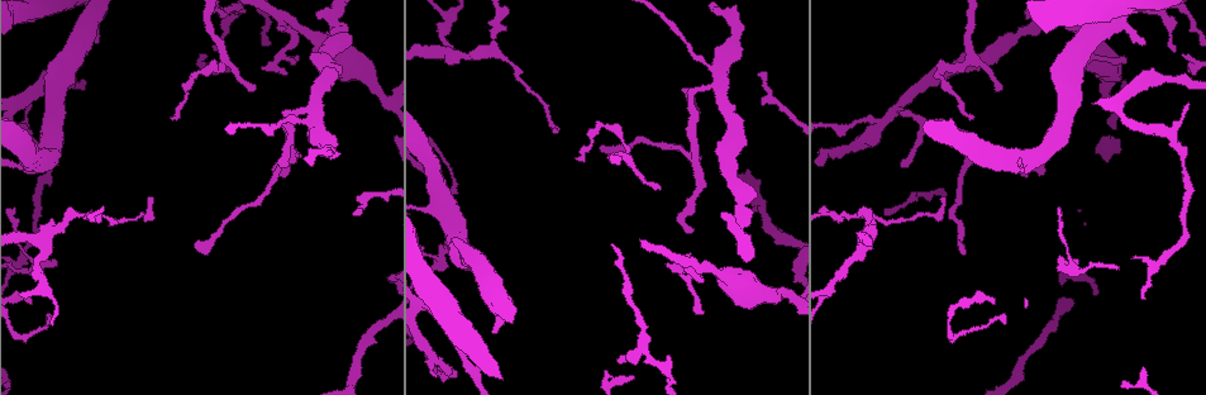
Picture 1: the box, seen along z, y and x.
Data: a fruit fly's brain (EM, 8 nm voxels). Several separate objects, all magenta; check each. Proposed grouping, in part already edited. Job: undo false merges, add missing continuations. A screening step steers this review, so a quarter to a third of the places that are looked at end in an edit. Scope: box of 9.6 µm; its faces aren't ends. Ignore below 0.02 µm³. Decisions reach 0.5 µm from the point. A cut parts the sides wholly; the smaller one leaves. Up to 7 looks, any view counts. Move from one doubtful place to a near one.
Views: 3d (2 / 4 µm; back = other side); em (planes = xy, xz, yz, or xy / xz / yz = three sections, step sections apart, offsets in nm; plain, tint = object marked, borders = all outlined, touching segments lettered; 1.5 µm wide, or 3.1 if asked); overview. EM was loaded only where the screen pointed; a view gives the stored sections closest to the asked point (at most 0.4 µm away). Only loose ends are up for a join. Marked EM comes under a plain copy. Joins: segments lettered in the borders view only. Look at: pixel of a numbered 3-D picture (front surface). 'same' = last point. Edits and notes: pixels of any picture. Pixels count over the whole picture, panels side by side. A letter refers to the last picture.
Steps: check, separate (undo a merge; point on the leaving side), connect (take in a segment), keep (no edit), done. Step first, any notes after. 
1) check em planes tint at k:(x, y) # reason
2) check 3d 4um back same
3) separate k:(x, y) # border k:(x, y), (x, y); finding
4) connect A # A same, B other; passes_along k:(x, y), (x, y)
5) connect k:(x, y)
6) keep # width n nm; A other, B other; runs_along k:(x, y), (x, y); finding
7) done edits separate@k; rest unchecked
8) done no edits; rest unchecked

check em planes tint at 1:(829, 284) # abrupt turn

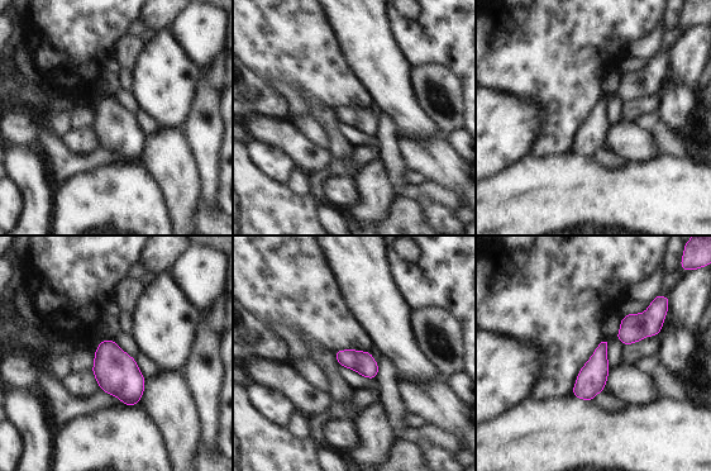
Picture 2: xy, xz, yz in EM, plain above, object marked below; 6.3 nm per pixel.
check em planes borders same # what lies round it

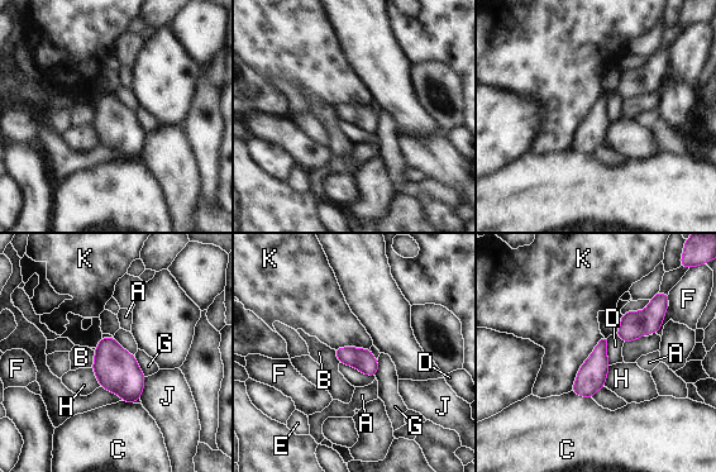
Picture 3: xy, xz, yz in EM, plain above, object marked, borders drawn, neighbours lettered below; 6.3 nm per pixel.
keep # A other, B other, C other, D other, E other, F other, G other, H other, J other, K other; one neuron here

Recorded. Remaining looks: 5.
check 3d 2um at 1:(173, 116) # thin end

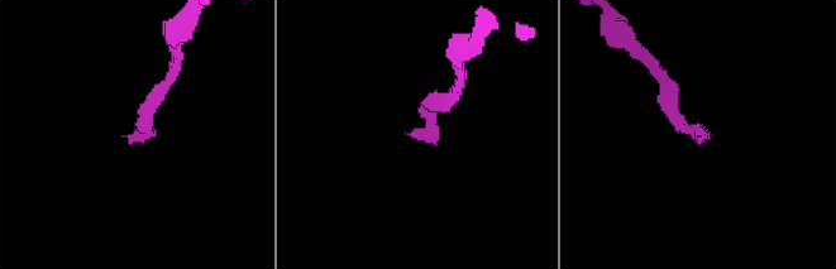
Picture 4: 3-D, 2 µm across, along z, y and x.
check em planes tint at 4:(418, 138) # now the EM

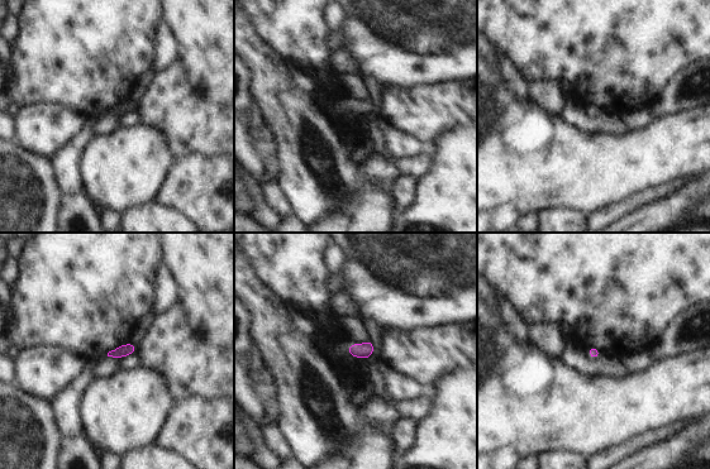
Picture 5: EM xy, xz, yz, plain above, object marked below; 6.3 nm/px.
check em planes borders same # what lies round it

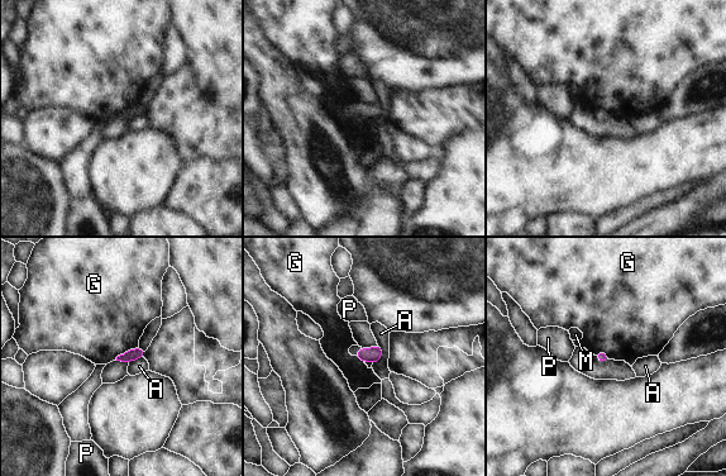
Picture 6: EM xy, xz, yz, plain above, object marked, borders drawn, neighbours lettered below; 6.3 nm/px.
keep # A other, G other, M other, P other; border 6:(138, 346), (127, 350), (115, 358); no lettered segment goes on from it

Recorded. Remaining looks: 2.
check em xy step 8 borders at 1:(1044, 172) # tapers out

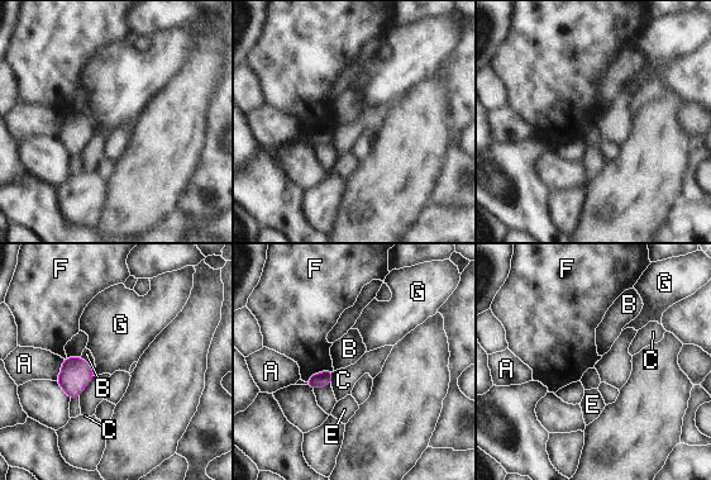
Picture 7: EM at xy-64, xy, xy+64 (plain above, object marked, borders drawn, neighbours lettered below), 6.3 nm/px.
check em planes borders same # another direction

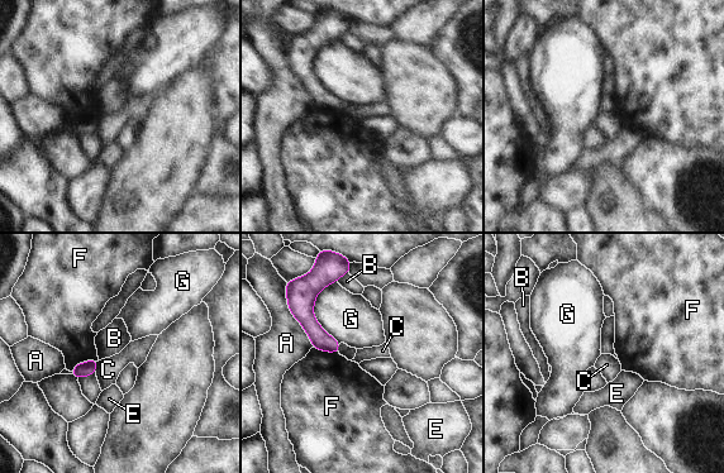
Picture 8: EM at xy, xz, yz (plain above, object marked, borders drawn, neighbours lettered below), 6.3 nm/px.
keep # longest_contact A 460 nm; A other, B other, C other, E other, F other, G other; runs_along 8:(298, 286), (309, 324), (336, 349); no lettered segment goes on from it

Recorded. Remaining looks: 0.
done no edits; rest unchecked

